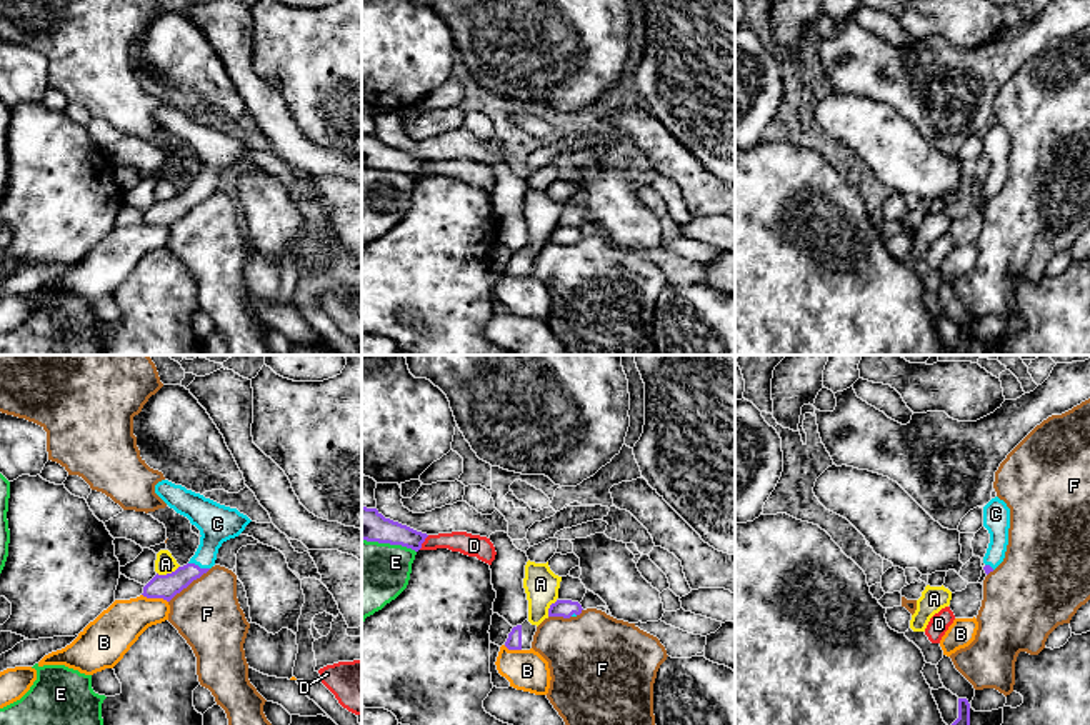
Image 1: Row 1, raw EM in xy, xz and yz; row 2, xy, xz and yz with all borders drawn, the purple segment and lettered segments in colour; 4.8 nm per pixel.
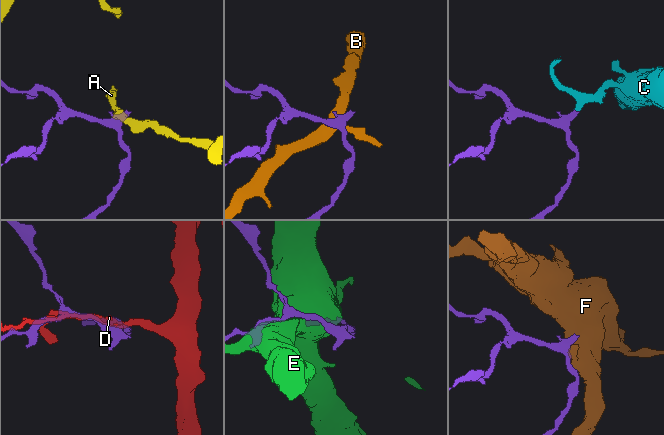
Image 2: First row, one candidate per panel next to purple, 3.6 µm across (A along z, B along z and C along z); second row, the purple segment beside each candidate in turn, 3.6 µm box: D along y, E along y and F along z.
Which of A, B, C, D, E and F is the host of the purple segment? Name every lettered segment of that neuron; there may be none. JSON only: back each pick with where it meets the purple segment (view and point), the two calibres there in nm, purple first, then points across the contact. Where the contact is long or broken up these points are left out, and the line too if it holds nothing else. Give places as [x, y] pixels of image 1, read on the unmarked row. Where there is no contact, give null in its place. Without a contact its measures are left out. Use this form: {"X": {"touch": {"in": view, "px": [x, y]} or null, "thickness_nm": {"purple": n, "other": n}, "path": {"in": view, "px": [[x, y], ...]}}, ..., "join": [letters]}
{"C": {"touch": {"in": "xy", "px": [199, 194]}, "thickness_nm": {"purple": 120, "other": 190}, "path": {"in": "xy", "px": [[165, 214], [199, 194], [217, 150]]}}, "join": ["C"]}

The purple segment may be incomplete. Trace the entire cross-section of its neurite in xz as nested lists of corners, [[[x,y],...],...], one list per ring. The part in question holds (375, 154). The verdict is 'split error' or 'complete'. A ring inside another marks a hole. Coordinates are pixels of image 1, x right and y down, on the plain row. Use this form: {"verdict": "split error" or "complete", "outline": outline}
{"verdict": "complete", "outline": [[[362,133],[362,167],[402,172],[418,178],[428,162],[385,145],[377,135]]]}

